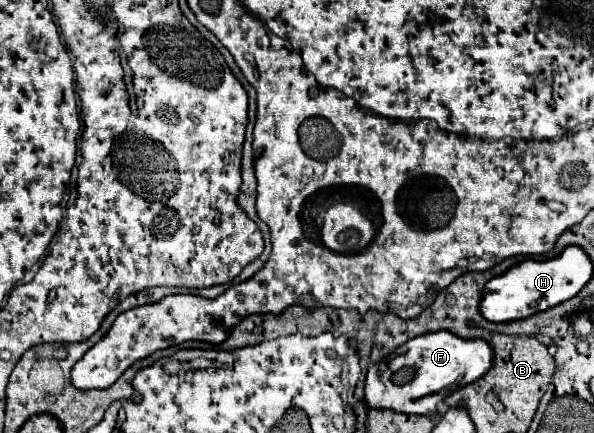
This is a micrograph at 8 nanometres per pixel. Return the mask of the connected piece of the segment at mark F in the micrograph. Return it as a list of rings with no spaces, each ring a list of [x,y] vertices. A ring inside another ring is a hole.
[[[435,331],[427,335],[419,335],[409,343],[397,347],[389,363],[385,359],[377,365],[371,365],[365,381],[365,403],[375,409],[393,409],[401,413],[427,415],[435,411],[435,403],[429,399],[431,395],[451,387],[459,375],[473,377],[469,381],[481,379],[487,369],[493,365],[493,351],[485,339],[459,339],[459,335],[451,335],[449,331]],[[401,367],[417,367],[417,375],[407,385],[395,385],[391,375]]]

